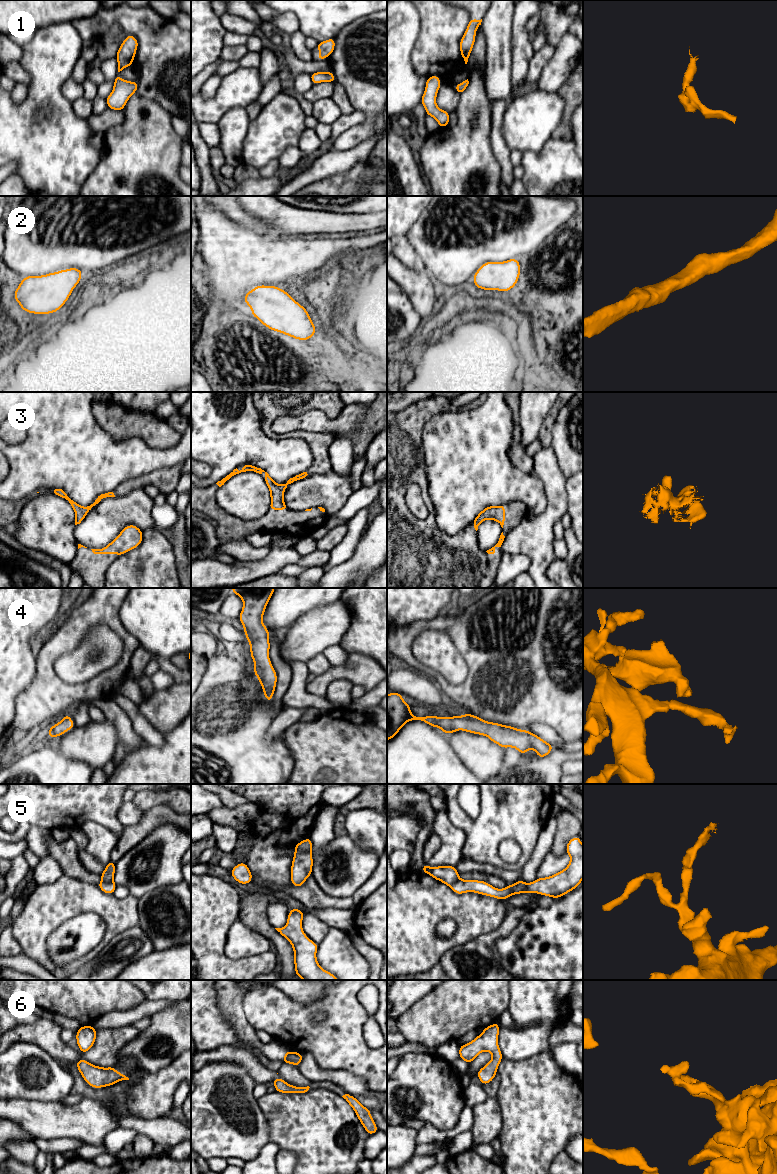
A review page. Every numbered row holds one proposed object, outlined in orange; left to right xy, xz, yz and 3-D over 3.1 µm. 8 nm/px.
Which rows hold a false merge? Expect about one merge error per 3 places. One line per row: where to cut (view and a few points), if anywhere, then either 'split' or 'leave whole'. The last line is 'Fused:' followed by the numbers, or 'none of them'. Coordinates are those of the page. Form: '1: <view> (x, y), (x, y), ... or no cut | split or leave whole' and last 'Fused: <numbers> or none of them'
1: no cut | leave whole
2: no cut | leave whole
3: no cut | leave whole
4: no cut | leave whole
5: xz (295, 848), (299, 850), (311, 849) | split
6: no cut | leave whole
Fused: 5

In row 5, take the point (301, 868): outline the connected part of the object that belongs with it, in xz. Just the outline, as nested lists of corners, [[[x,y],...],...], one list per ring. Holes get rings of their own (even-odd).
[[[295,849],[291,865],[291,883],[295,887],[302,886],[306,879],[312,875],[313,858],[312,849],[299,851]]]

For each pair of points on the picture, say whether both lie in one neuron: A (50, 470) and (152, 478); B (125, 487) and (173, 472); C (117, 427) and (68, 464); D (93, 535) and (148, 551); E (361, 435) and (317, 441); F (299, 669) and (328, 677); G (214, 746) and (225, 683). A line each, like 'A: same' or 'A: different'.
A: different
B: same
C: different
D: different
E: same
F: different
G: same

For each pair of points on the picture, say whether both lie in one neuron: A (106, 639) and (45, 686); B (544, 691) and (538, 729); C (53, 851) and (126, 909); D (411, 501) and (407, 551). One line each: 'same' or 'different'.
A: different
B: different
C: different
D: same

